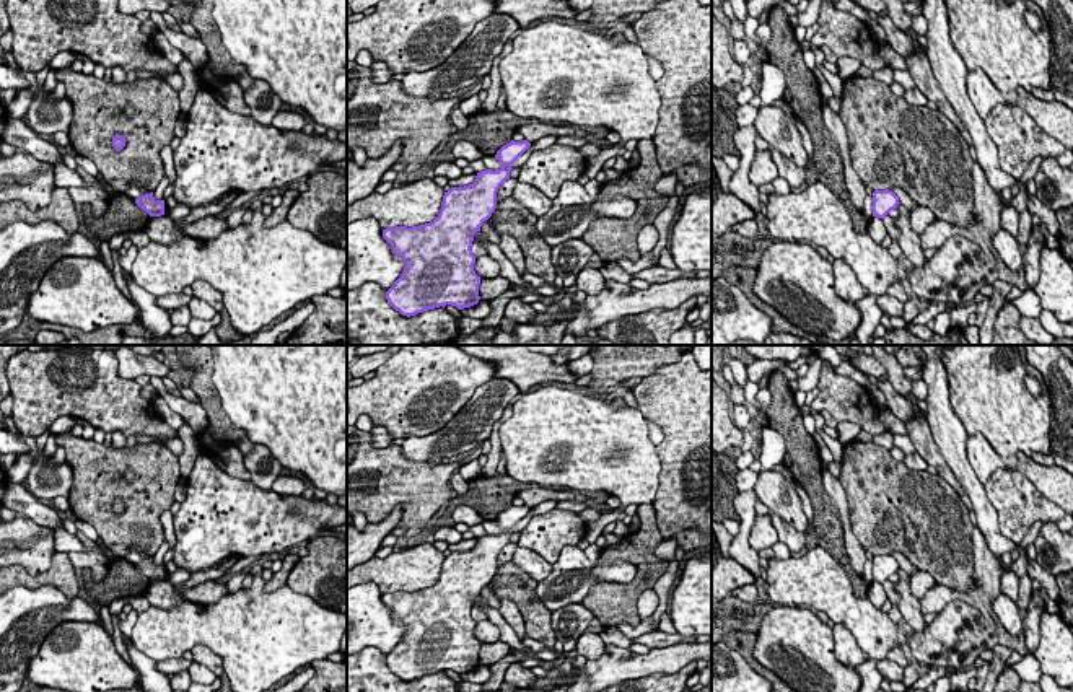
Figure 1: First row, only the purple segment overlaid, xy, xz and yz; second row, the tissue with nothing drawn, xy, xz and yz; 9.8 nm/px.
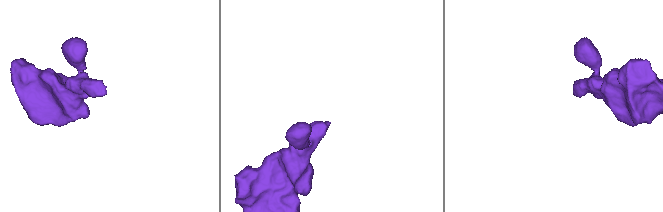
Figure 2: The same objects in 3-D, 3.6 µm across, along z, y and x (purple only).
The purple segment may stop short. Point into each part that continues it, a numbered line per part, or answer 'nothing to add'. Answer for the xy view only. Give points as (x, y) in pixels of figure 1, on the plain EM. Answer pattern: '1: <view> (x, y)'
nothing to add

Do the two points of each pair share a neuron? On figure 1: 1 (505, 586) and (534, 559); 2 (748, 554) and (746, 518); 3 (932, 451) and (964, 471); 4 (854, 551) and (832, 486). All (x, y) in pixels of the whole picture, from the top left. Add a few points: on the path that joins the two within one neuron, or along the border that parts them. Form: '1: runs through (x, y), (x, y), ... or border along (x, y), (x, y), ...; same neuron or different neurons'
1: border along (512, 560), (536, 582); different neurons
2: runs through (744, 546), (746, 526); same neuron
3: border along (928, 422), (937, 448), (964, 490); different neurons
4: runs through (849, 534), (839, 502); same neuron

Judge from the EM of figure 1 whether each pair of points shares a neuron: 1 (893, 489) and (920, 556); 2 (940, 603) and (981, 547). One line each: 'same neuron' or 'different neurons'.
1: same neuron
2: same neuron

